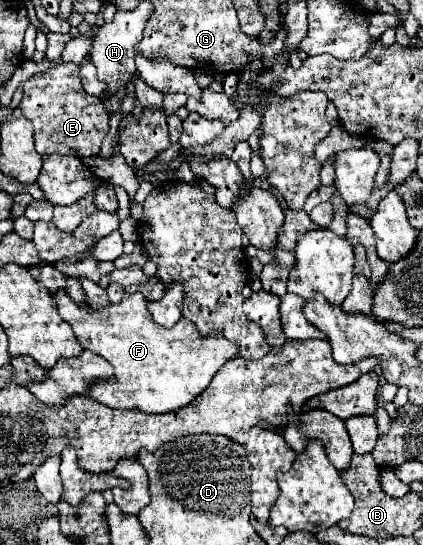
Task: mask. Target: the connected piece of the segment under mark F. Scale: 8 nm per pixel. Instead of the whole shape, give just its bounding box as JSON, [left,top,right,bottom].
[53,292,239,414]

